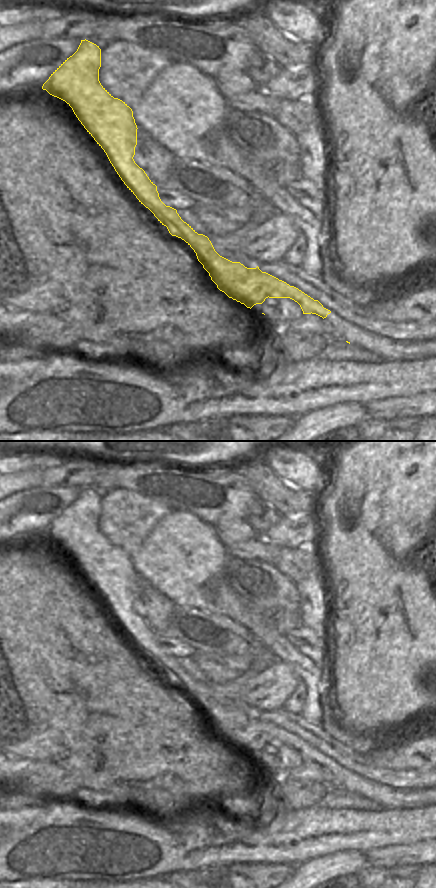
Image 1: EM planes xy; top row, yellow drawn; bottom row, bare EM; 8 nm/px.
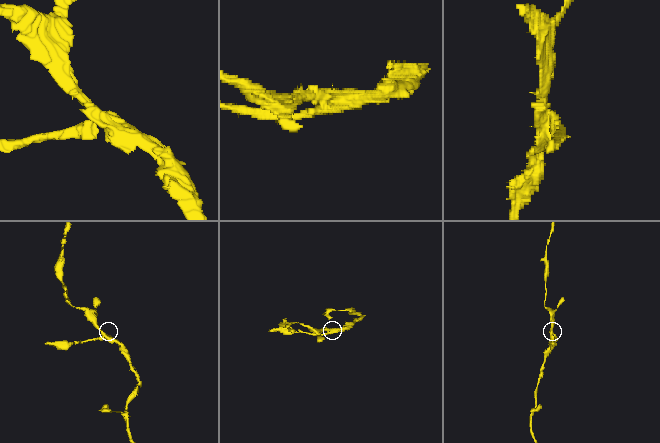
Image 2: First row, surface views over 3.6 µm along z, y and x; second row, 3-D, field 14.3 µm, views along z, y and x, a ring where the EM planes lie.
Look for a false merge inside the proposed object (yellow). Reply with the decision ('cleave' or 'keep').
cleave

